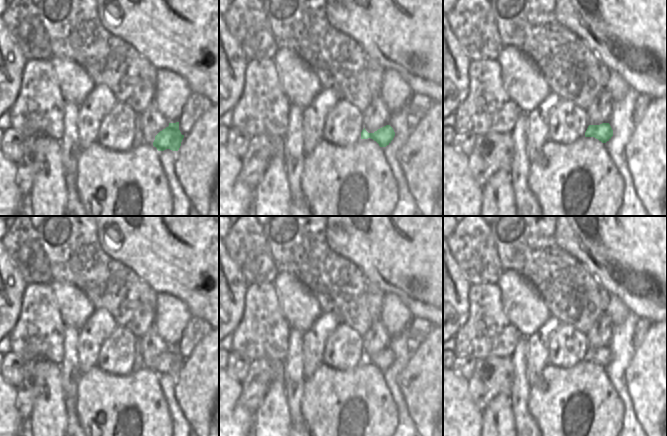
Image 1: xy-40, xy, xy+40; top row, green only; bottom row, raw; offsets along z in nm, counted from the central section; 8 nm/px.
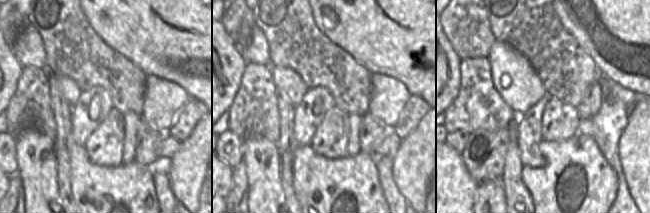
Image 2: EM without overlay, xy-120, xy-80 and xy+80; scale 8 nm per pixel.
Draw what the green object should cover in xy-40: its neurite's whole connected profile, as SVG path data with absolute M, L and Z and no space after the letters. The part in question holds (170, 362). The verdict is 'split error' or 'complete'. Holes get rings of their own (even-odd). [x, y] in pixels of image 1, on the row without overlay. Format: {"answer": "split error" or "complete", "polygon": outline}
{"answer": "complete", "polygon": "M179 346L169 347L169 350L160 355L153 366L153 370L158 375L164 375L170 373L172 375L178 375L184 359L179 354Z"}

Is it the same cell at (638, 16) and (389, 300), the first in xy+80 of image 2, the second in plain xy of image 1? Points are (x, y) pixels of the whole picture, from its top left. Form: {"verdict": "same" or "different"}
{"verdict": "different"}

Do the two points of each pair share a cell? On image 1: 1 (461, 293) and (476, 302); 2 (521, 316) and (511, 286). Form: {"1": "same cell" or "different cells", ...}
{"1": "different cells", "2": "same cell"}

